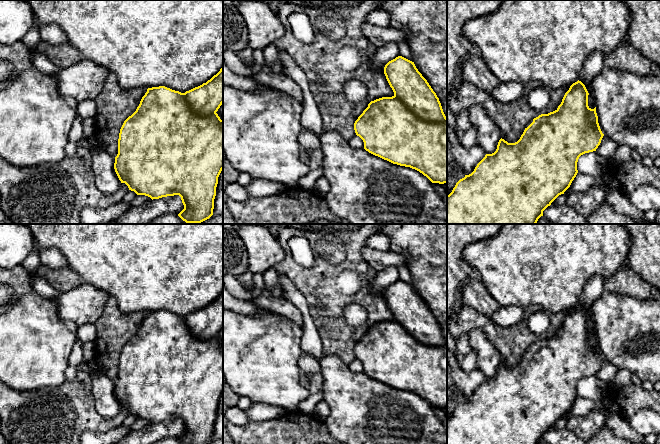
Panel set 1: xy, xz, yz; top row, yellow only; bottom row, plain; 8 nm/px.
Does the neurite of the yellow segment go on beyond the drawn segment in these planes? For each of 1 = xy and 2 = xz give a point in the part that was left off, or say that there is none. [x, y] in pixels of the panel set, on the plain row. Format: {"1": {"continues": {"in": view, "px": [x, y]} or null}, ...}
{"1": {"continues": null}, "2": {"continues": null}}

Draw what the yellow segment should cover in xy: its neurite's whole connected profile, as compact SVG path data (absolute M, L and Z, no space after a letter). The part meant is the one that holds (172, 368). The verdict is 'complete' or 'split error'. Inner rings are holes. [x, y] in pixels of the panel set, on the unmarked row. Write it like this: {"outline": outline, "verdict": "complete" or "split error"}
{"outline": "M223 291L206 307L186 315L185 317L172 314L165 310L148 312L136 335L124 345L120 353L118 363L118 378L115 381L114 393L121 407L125 407L129 414L134 415L137 419L145 419L150 421L152 424L167 420L179 419L184 429L184 433L178 438L182 444L209 443L213 439L218 401L223 394L223 344L221 344L216 337L222 328Z", "verdict": "complete"}

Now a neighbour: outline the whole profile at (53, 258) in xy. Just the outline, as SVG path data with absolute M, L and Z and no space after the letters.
M56 248L39 249L41 264L51 269L62 269L69 267L65 256Z

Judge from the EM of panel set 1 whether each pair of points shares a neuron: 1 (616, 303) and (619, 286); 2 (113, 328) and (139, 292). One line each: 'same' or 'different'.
1: different
2: different

